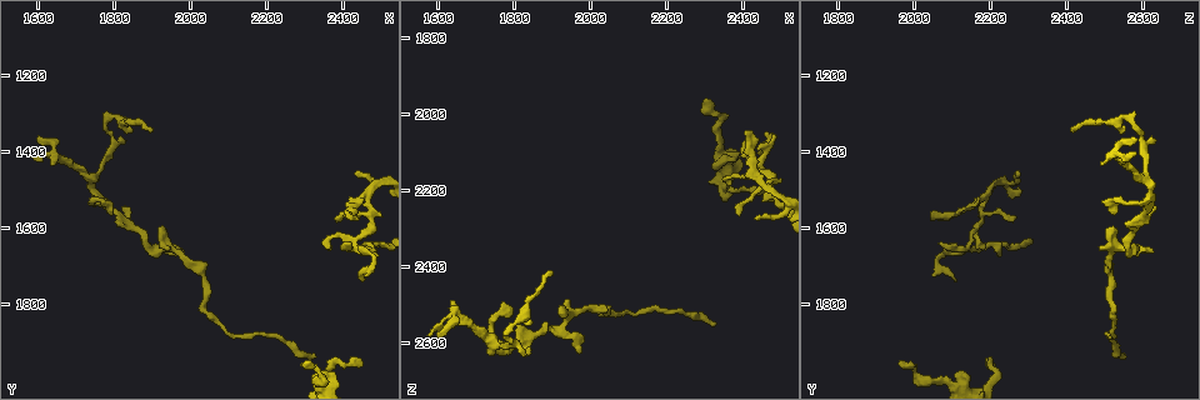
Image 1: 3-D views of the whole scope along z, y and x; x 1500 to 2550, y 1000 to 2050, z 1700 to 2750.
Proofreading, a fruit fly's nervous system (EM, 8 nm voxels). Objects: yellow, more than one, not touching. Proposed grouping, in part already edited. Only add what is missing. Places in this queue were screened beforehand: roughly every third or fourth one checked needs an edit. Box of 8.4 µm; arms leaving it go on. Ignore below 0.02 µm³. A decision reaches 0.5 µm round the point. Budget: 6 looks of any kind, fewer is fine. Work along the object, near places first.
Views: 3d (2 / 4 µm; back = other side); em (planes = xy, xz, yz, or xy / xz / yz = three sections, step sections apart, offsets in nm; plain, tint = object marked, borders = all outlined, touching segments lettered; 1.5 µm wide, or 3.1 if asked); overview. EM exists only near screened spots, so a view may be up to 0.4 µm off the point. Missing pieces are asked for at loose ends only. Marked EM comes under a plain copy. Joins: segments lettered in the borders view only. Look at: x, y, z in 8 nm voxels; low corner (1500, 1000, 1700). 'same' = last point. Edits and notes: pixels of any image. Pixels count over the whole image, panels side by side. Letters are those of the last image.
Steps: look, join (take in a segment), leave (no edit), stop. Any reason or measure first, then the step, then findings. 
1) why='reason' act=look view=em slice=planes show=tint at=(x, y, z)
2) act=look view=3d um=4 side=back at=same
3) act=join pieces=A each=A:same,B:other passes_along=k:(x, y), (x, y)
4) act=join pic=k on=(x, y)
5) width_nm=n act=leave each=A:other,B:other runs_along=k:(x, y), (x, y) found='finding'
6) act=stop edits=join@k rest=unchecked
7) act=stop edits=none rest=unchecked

why='an open end' act=look view=em slice=planes show=tint at=(2305, 1955, 1955)

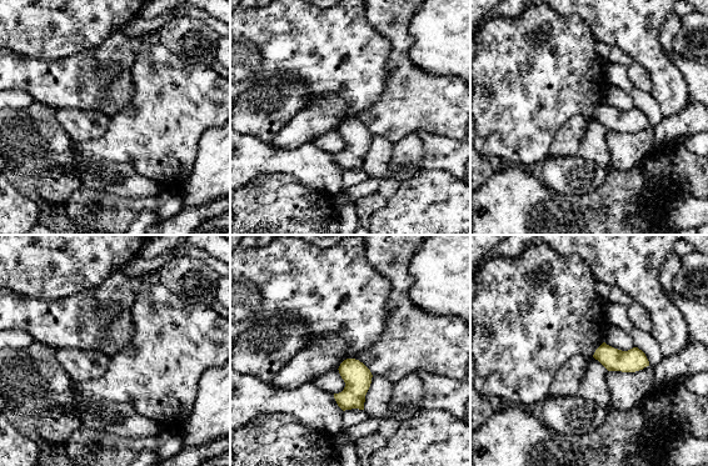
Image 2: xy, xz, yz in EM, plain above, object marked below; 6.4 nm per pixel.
why='see the neighbours' act=look view=em slice=planes show=borders at=same

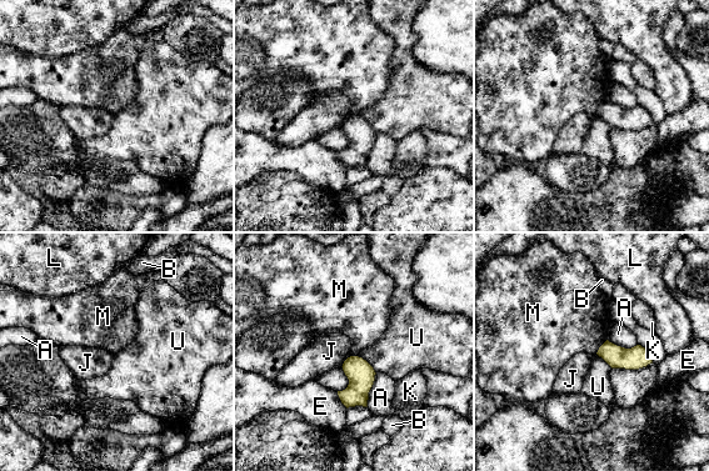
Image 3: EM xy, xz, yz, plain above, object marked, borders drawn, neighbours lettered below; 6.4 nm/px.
longest_contact=A:240nm act=leave each=A:other,B:other,E:other,J:other,K:other,L:other,M:other,U:other found='none of them fits'

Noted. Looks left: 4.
why='tapers out' act=look view=em slice=planes show=borders at=(2450, 1735, 2110)

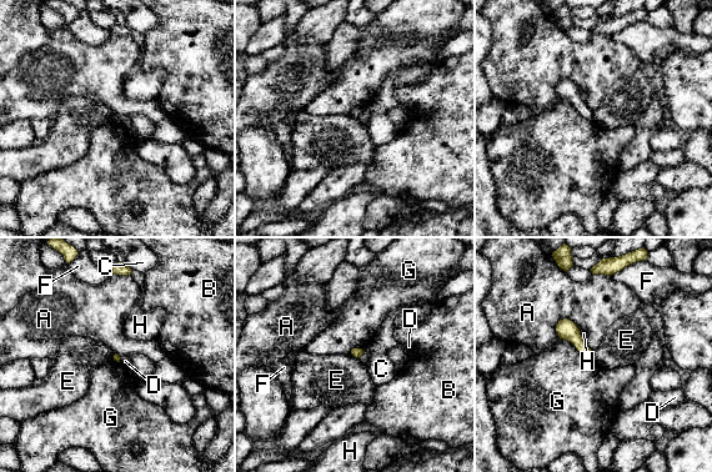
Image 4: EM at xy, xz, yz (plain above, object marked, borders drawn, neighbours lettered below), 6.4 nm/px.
longest_contact=G:260nm act=leave each=A:other,B:other,C:other,D:other,E:other,F:other,G:other,H:other border=4:(351, 354), (359, 358) found='no lettered segment goes on from it'

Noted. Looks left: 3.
why='an open end' act=look view=em slice=xy step=8 show=tint at=(1980, 1655, 2630)

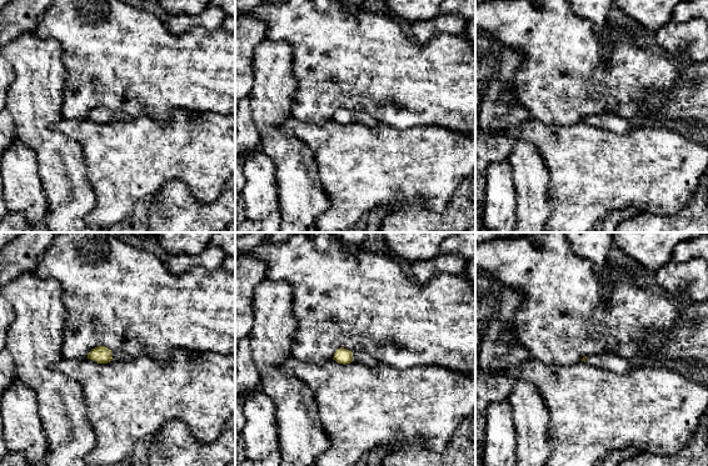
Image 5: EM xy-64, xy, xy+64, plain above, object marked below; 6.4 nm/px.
act=look view=em slice=planes show=borders at=same

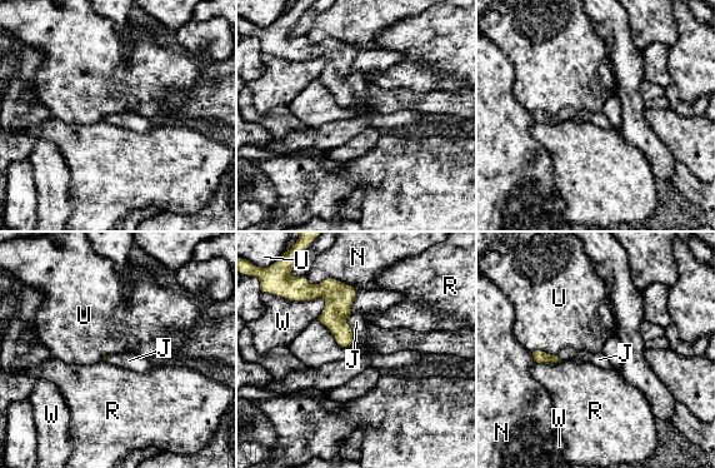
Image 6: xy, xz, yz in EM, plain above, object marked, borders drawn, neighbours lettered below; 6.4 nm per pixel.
act=join pic=6 on=(356, 322) each=J:same,N:other,R:other,U:other,W:other passes_along=6:(339, 297), (350, 328), (356, 322) found='it goes on there'

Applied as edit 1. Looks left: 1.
act=stop edits=join@6 rest=unchecked

